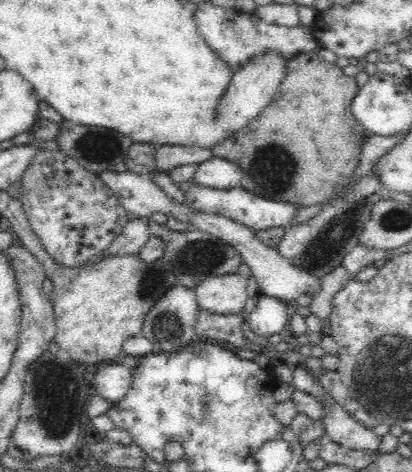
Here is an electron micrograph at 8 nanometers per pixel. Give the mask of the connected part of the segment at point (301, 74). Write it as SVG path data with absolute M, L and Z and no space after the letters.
M315 50L298 53L284 61L284 78L268 106L244 128L214 146L211 152L213 157L226 158L240 165L243 170L241 186L244 189L268 200L289 202L300 208L320 204L342 190L358 166L359 155L368 136L350 110L352 98L360 88L354 76L344 75L341 67L323 61Z

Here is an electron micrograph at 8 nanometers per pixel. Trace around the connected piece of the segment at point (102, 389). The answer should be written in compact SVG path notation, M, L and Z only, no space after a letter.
M116 361L106 362L92 374L92 394L104 397L108 402L116 403L122 400L131 390L131 370L120 366Z

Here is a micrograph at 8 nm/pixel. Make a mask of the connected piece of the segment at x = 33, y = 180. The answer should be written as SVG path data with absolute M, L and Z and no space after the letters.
M42 150L35 154L20 181L22 185L20 199L32 230L38 235L52 261L58 263L60 267L80 267L100 256L114 239L122 234L130 220L130 213L118 202L106 183L61 151Z

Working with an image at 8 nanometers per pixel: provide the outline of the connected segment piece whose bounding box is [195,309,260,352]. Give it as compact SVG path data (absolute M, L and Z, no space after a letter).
M200 309L197 312L195 329L200 339L260 352L257 345L250 342L242 333L242 325L245 321L246 314L243 312L220 315Z

